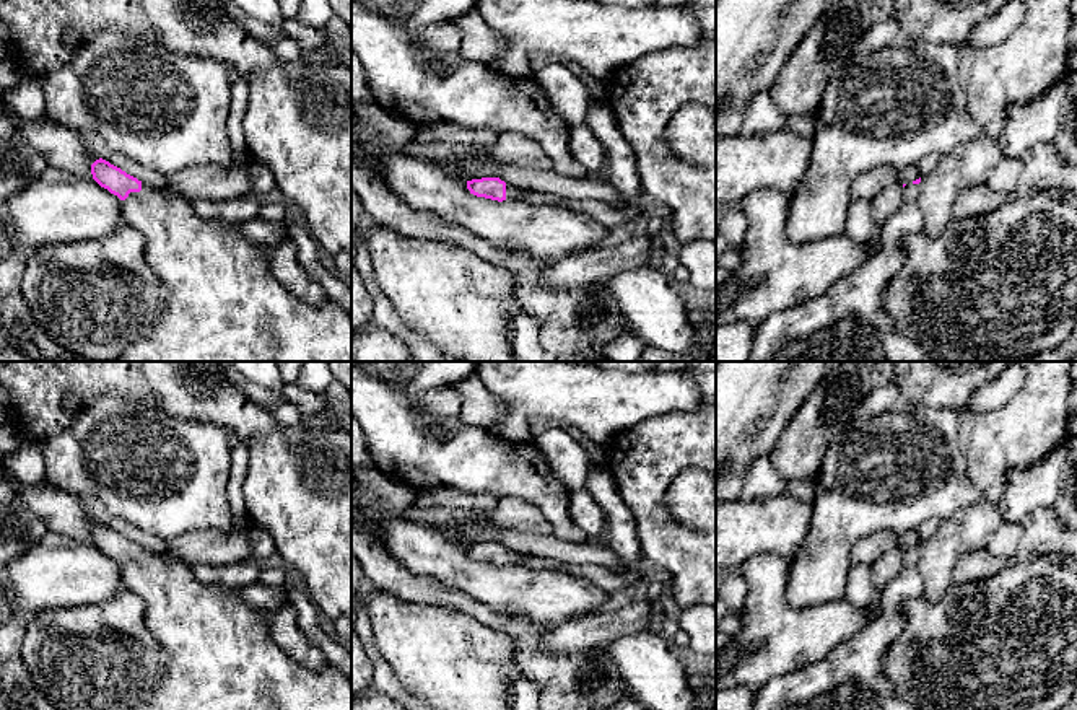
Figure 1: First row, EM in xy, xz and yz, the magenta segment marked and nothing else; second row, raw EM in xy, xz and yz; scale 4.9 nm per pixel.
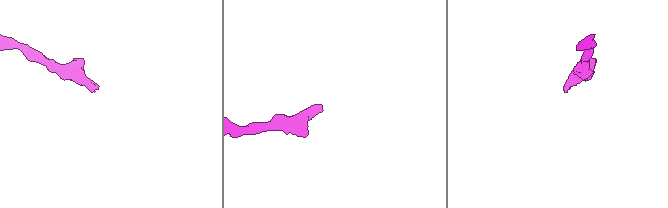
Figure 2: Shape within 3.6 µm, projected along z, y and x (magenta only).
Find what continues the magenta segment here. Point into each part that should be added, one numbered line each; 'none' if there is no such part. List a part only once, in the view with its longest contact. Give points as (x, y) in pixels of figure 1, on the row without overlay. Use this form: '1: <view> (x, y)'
1: xy (218, 650)

